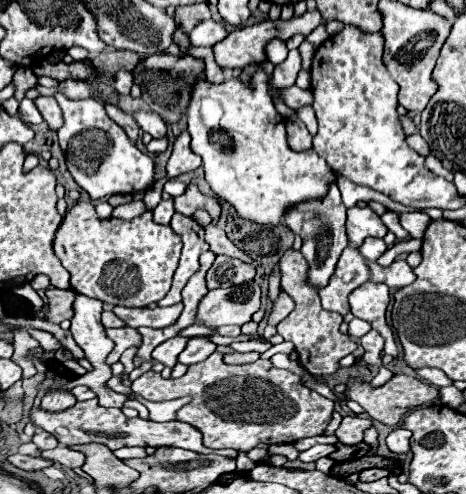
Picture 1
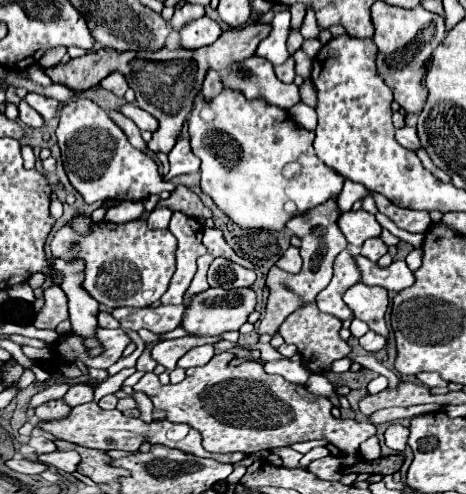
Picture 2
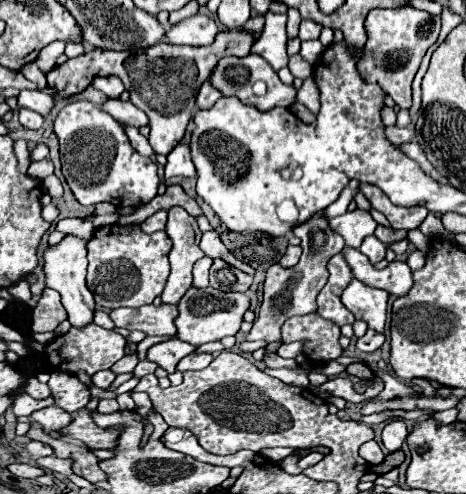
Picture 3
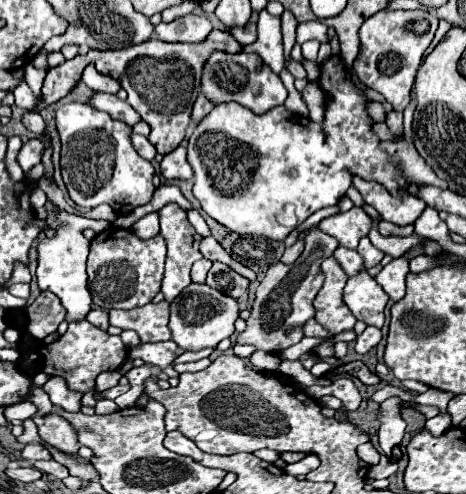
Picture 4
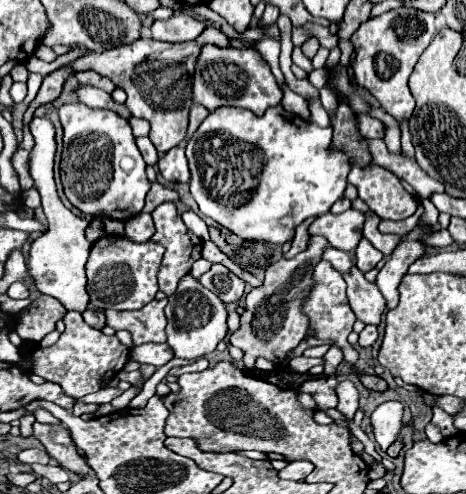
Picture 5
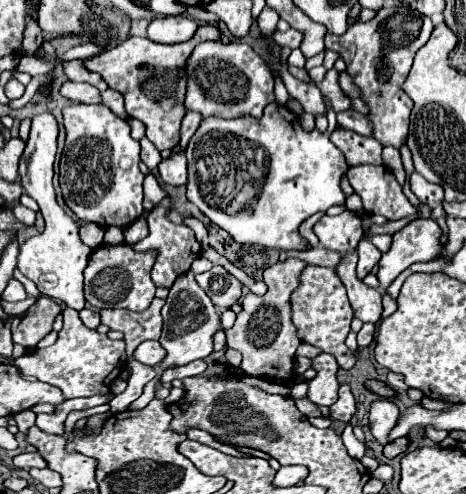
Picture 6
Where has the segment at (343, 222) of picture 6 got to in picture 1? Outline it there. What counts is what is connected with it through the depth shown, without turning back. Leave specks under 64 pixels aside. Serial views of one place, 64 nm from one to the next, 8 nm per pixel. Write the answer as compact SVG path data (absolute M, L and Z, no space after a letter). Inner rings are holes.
M354 206L348 210L346 230L348 230L350 242L354 242L356 246L360 246L364 242L364 238L368 238L368 236L384 238L388 234L388 228L380 220L380 216L368 206L364 206L364 208Z

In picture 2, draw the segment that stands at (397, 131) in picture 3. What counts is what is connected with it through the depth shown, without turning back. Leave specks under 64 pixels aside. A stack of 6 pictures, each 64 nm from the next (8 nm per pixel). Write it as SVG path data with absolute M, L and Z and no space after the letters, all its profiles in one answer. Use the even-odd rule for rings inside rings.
M400 128L400 130L396 132L396 140L398 140L404 148L408 148L408 150L420 150L420 148L422 148L420 138L418 138L418 134L416 134L416 128Z

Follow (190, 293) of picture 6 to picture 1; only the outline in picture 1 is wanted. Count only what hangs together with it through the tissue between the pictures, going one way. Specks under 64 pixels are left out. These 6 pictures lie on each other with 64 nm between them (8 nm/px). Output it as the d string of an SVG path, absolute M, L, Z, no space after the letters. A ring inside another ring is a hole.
M256 280L230 288L210 290L198 306L198 322L210 328L224 324L246 324L260 308L260 284Z

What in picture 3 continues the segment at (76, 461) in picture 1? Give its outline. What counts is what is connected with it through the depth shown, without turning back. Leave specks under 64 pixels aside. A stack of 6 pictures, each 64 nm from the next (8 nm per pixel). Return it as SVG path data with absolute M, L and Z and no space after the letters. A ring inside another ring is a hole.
M44 456L44 458L38 458L36 464L44 470L50 470L54 474L64 474L64 476L70 476L72 474L72 460L70 458L58 458L58 456Z

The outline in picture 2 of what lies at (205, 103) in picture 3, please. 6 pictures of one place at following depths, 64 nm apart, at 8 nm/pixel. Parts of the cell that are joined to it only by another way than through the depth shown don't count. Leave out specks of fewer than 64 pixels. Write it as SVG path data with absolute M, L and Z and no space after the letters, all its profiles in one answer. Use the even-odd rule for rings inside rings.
M208 70L206 78L204 78L204 86L202 86L202 94L210 100L212 96L216 96L216 92L222 90L222 78L216 70Z

